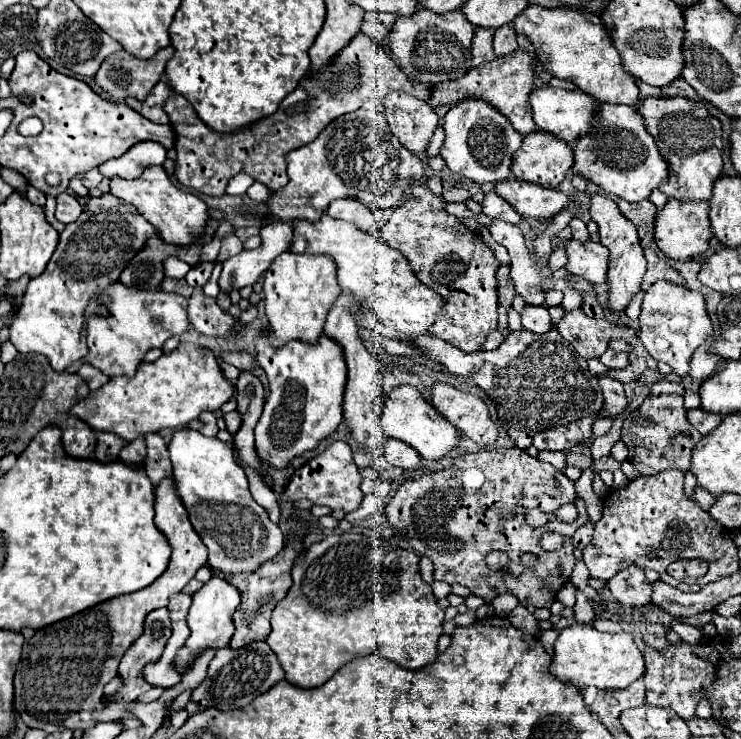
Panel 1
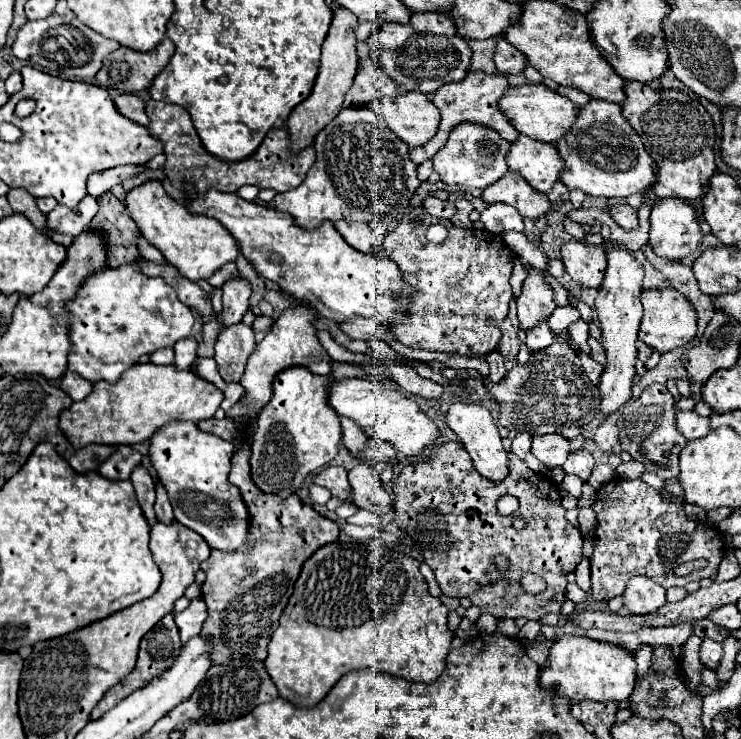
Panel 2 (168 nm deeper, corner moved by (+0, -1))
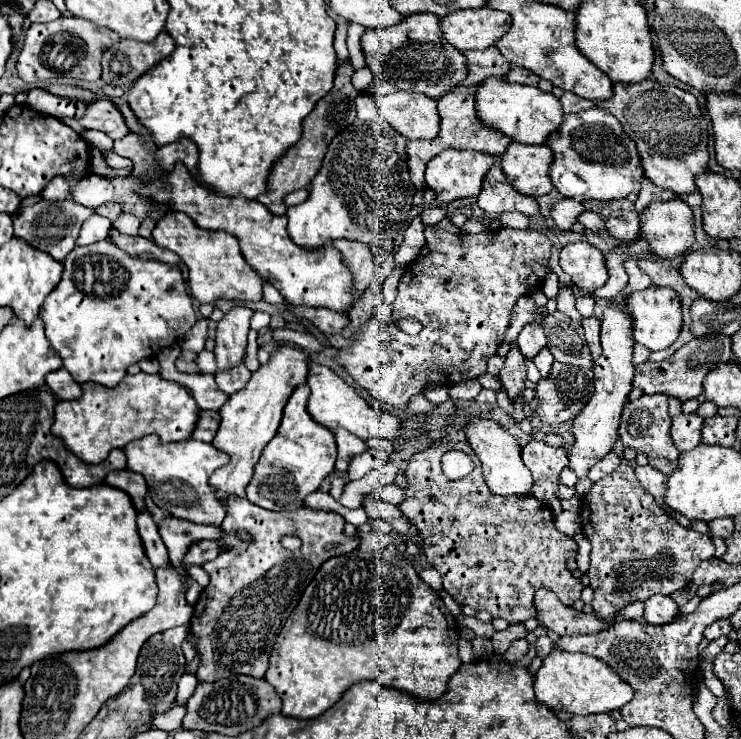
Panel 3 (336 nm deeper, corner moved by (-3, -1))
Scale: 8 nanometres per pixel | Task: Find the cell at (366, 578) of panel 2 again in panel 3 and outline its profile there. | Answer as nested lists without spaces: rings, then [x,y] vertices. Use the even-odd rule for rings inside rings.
[[[356,550],[352,554],[326,560],[288,618],[264,676],[282,700],[282,716],[292,716],[298,720],[318,718],[334,706],[350,686],[362,680],[376,680],[386,688],[398,688],[418,700],[440,698],[446,692],[450,676],[462,664],[458,658],[456,618],[446,612],[448,608],[442,598],[400,554],[392,554],[388,550]]]

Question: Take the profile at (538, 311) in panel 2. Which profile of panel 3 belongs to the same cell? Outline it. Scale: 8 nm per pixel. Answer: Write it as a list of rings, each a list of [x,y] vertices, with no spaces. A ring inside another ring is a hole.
[[[538,322],[528,324],[520,334],[518,334],[518,348],[524,356],[524,360],[534,360],[534,356],[546,346],[546,336],[542,326],[538,326]]]

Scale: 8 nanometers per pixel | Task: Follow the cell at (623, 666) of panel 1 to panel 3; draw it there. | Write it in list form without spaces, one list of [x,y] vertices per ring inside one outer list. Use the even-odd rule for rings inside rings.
[[[554,648],[548,658],[544,658],[540,670],[536,672],[534,692],[538,704],[548,706],[554,712],[564,710],[578,716],[608,714],[632,700],[632,690],[602,660],[596,660],[594,656],[584,656],[580,652],[560,652],[558,648]]]

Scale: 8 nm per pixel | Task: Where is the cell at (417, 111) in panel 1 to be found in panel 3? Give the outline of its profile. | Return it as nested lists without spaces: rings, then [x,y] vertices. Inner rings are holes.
[[[394,92],[378,96],[378,114],[404,138],[432,138],[438,132],[440,118],[436,100],[416,92]]]

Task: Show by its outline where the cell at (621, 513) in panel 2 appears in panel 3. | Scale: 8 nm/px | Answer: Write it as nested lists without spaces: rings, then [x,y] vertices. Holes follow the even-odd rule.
[[[622,462],[612,474],[592,482],[592,488],[586,496],[582,496],[582,532],[592,544],[590,552],[590,568],[588,578],[594,590],[592,608],[596,616],[606,622],[618,618],[618,612],[638,600],[648,600],[654,594],[672,594],[676,590],[686,588],[692,582],[692,574],[700,562],[714,558],[714,544],[710,536],[704,536],[692,528],[680,526],[672,516],[668,516],[652,498],[652,494],[638,482],[634,468]]]

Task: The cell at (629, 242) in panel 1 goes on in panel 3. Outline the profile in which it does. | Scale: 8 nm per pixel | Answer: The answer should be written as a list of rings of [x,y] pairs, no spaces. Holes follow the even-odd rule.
[[[608,306],[604,316],[602,316],[602,356],[598,362],[594,362],[594,394],[590,402],[582,408],[582,412],[574,418],[572,424],[572,434],[574,434],[574,444],[568,454],[570,458],[570,468],[576,472],[578,478],[586,478],[590,468],[602,460],[616,444],[618,440],[618,424],[620,424],[620,414],[622,408],[628,400],[628,392],[632,390],[632,322],[628,316],[628,310],[620,306]]]

